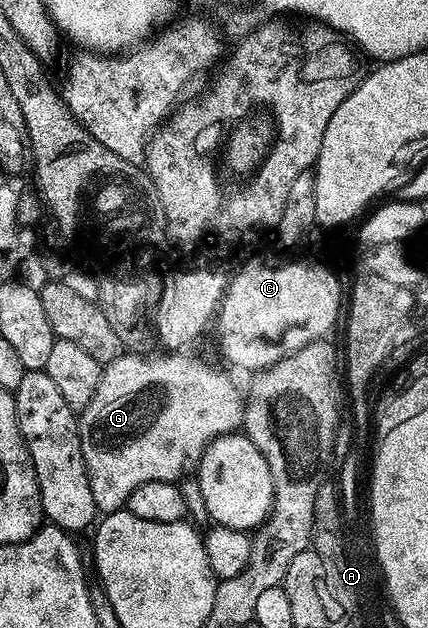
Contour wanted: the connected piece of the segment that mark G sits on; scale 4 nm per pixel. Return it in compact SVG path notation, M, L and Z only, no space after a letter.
M124 353L113 362L103 367L103 376L99 379L97 393L93 393L93 401L78 416L79 436L81 437L81 453L87 466L87 476L89 477L89 489L93 489L93 501L96 512L110 513L127 506L129 493L137 489L137 485L145 485L145 481L169 481L170 483L182 480L186 471L194 472L197 464L203 458L204 451L215 439L222 438L223 435L230 435L238 432L243 427L245 412L245 395L235 388L235 383L223 371L218 371L215 367L210 367L207 363L202 363L199 359L187 355L191 353L162 353L163 355L130 355Z

